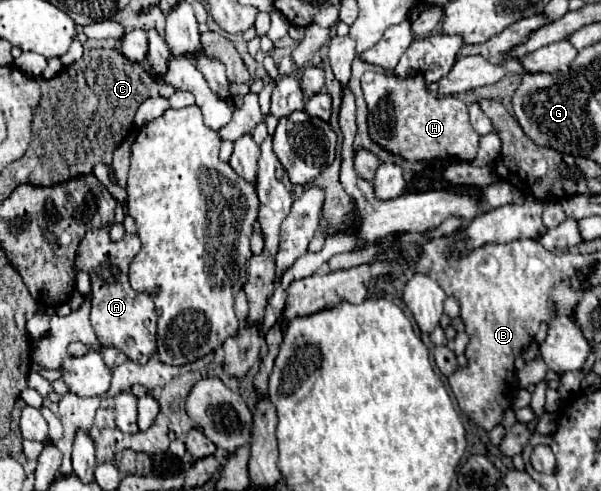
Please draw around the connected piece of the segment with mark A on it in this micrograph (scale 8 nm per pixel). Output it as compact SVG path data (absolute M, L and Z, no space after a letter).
M105 228L89 230L77 250L75 270L83 270L91 276L91 326L103 346L111 346L129 356L137 364L147 364L157 350L157 312L153 298L139 294L129 286L129 264L139 252L141 242L137 234L125 232L123 240L113 242Z

